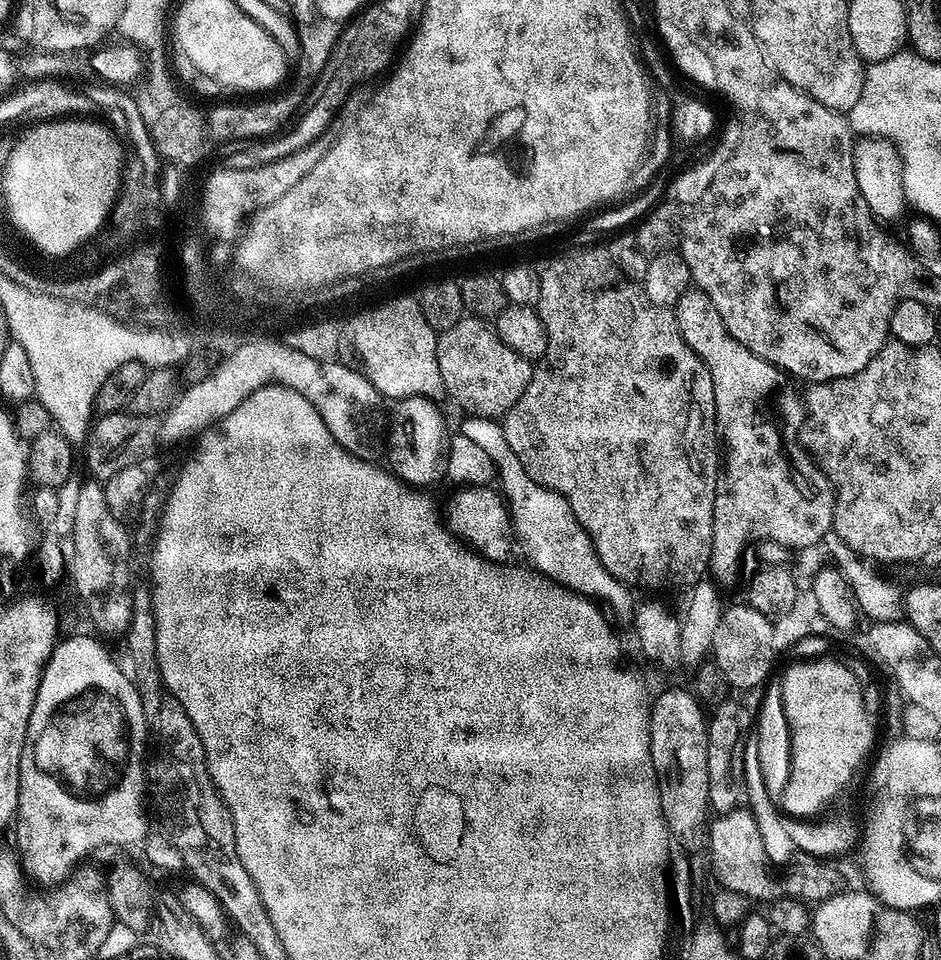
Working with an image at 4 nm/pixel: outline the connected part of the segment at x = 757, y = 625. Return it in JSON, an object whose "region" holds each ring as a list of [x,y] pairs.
{"region":[[[746,602],[723,609],[718,626],[715,627],[710,656],[733,689],[756,688],[771,674],[772,663],[778,658],[772,627],[773,621],[758,614],[758,610],[754,610]]]}

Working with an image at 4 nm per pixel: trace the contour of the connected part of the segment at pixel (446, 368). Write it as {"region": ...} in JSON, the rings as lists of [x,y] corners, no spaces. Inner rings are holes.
{"region":[[[465,315],[464,319],[450,326],[450,330],[439,333],[436,349],[445,393],[453,396],[465,408],[465,413],[474,416],[504,417],[514,402],[522,398],[532,377],[533,361],[522,358],[522,354],[514,354],[514,350],[498,338],[495,327],[477,316]]]}

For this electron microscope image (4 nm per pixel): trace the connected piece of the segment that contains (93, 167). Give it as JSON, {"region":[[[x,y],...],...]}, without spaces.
{"region":[[[52,118],[47,122],[40,122],[37,128],[32,128],[16,145],[12,148],[12,153],[8,156],[8,161],[4,164],[4,204],[3,207],[11,212],[16,224],[24,233],[30,234],[36,244],[43,246],[48,251],[63,252],[70,249],[71,245],[88,236],[96,224],[100,223],[104,211],[112,211],[117,195],[121,190],[122,181],[122,159],[120,160],[120,144],[112,137],[112,132],[108,128],[103,128],[100,124],[88,120],[92,118]]]}

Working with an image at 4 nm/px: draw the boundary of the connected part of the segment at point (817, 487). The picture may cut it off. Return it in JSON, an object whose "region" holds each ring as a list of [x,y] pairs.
{"region":[[[695,286],[688,289],[682,298],[678,298],[674,309],[676,325],[690,350],[706,366],[710,382],[714,386],[714,406],[716,407],[716,426],[722,448],[728,453],[722,456],[722,475],[716,481],[714,498],[714,538],[712,539],[712,557],[708,563],[710,576],[717,585],[732,584],[740,572],[740,559],[744,556],[748,544],[758,545],[769,540],[781,543],[791,550],[812,548],[823,541],[832,532],[832,515],[836,497],[832,483],[809,457],[798,448],[798,433],[806,415],[801,397],[782,378],[779,368],[770,362],[758,358],[742,342],[738,342],[726,330],[722,314],[714,307],[714,302],[706,298],[702,289]]]}

